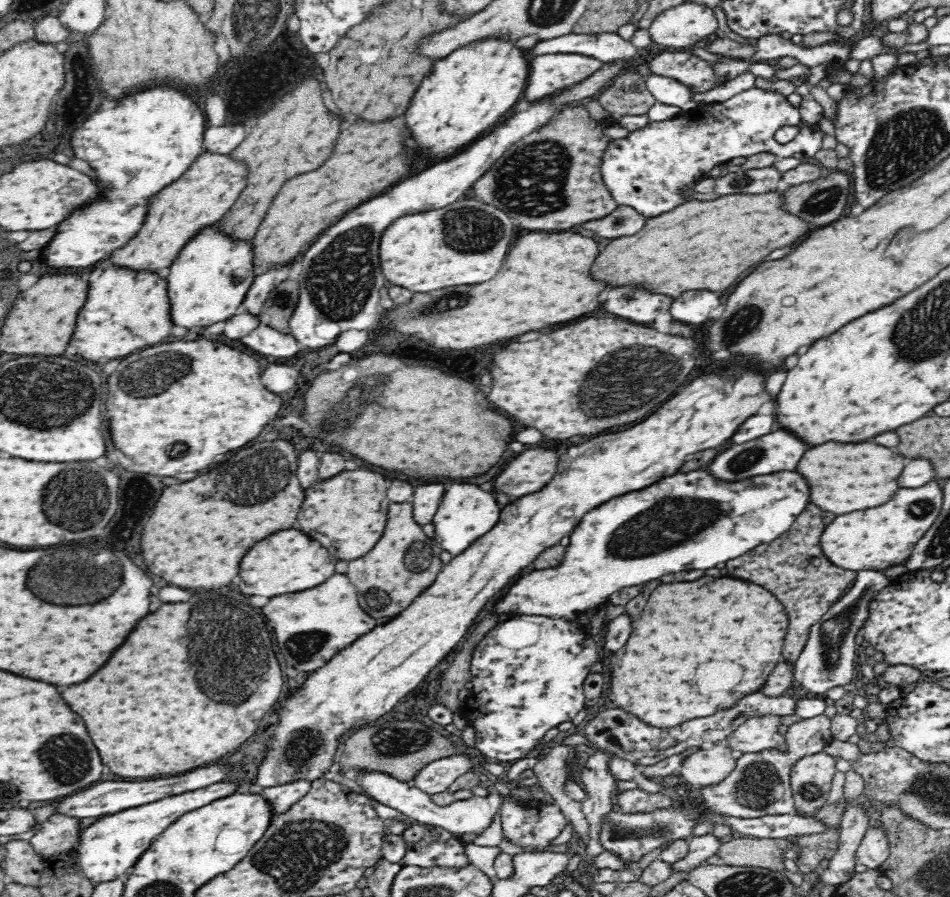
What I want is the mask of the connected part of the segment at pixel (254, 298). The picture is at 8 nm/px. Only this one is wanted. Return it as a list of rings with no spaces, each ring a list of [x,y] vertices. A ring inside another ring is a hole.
[[[290,264],[288,266],[282,266],[282,268],[278,268],[278,270],[268,270],[268,272],[264,272],[264,274],[260,274],[260,276],[256,276],[256,280],[254,280],[254,284],[250,286],[250,290],[248,290],[248,296],[244,298],[244,308],[246,308],[246,312],[252,312],[254,316],[262,310],[262,306],[264,306],[264,302],[266,302],[266,298],[272,289],[275,286],[278,286],[282,280],[286,280],[288,278],[288,274],[290,274]]]

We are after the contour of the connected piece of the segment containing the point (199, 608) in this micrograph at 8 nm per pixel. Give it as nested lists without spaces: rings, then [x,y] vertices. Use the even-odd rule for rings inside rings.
[[[222,588],[222,592],[200,592],[188,602],[162,604],[156,612],[138,622],[138,628],[130,632],[126,644],[122,644],[92,678],[82,684],[72,684],[70,688],[58,688],[58,692],[62,692],[68,706],[82,716],[102,762],[110,766],[114,774],[124,778],[154,778],[190,772],[236,752],[240,744],[246,744],[246,740],[258,732],[258,724],[266,720],[266,712],[278,704],[284,678],[287,678],[286,672],[282,674],[282,664],[278,664],[278,656],[274,656],[274,636],[270,636],[264,616],[246,604],[234,588]],[[238,698],[248,700],[238,706],[220,704],[240,702]]]

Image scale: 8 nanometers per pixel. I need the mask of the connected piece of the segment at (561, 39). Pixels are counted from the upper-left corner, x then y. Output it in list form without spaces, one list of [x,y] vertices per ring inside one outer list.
[[[574,32],[538,41],[528,50],[530,58],[540,54],[582,53],[584,56],[601,60],[603,63],[612,60],[631,60],[636,56],[637,47],[629,40],[622,39],[617,32],[600,32],[598,34],[576,34]]]

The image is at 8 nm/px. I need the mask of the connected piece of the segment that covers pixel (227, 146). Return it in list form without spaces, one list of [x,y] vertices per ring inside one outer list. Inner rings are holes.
[[[240,124],[210,125],[204,132],[203,147],[205,151],[214,154],[228,154],[244,140],[244,136],[246,136],[246,132],[244,132],[244,126],[240,126]]]

